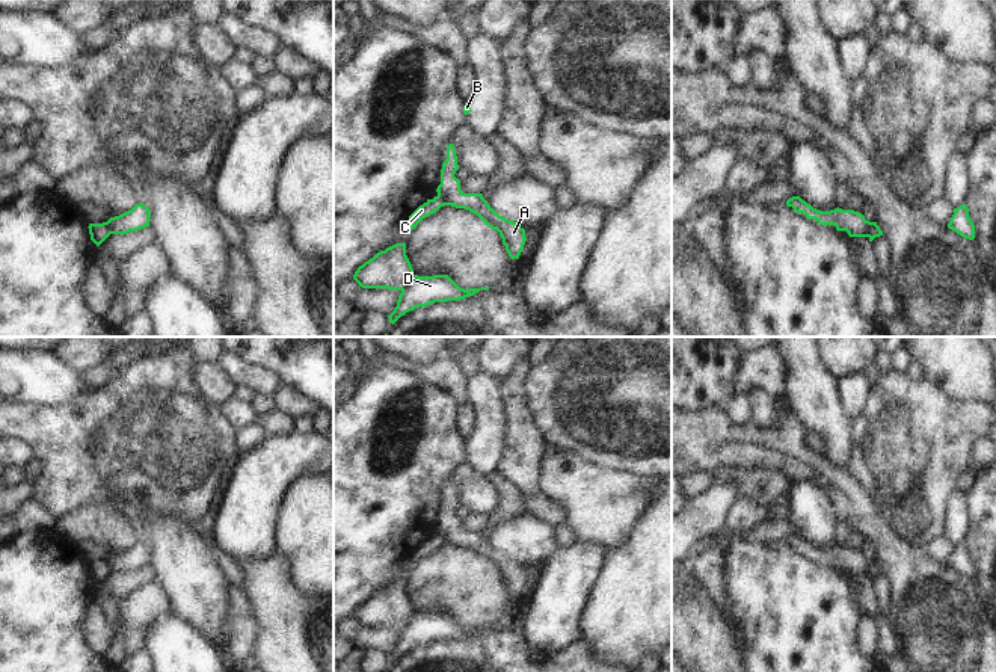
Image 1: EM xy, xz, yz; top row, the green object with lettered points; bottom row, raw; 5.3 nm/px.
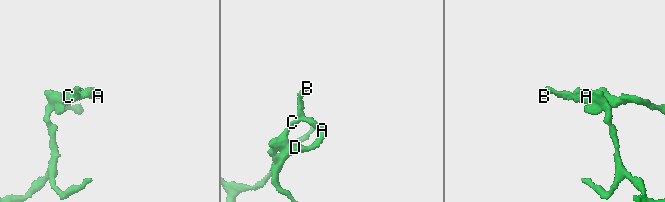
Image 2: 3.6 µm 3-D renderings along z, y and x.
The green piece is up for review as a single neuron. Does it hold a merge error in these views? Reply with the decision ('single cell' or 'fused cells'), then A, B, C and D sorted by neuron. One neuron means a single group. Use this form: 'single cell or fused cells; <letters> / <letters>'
fused cells; A B D / C

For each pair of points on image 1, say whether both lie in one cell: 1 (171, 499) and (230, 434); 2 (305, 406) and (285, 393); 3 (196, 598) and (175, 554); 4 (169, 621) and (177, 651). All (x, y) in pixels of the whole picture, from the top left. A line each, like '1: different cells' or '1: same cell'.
1: same cell
2: same cell
3: same cell
4: same cell

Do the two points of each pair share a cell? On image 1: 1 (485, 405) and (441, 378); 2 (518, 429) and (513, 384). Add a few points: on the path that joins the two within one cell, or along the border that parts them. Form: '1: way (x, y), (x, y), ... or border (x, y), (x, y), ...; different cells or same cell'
1: border (465, 379), (465, 399), (468, 402); different cells
2: way (518, 419), (513, 408), (513, 394); same cell

